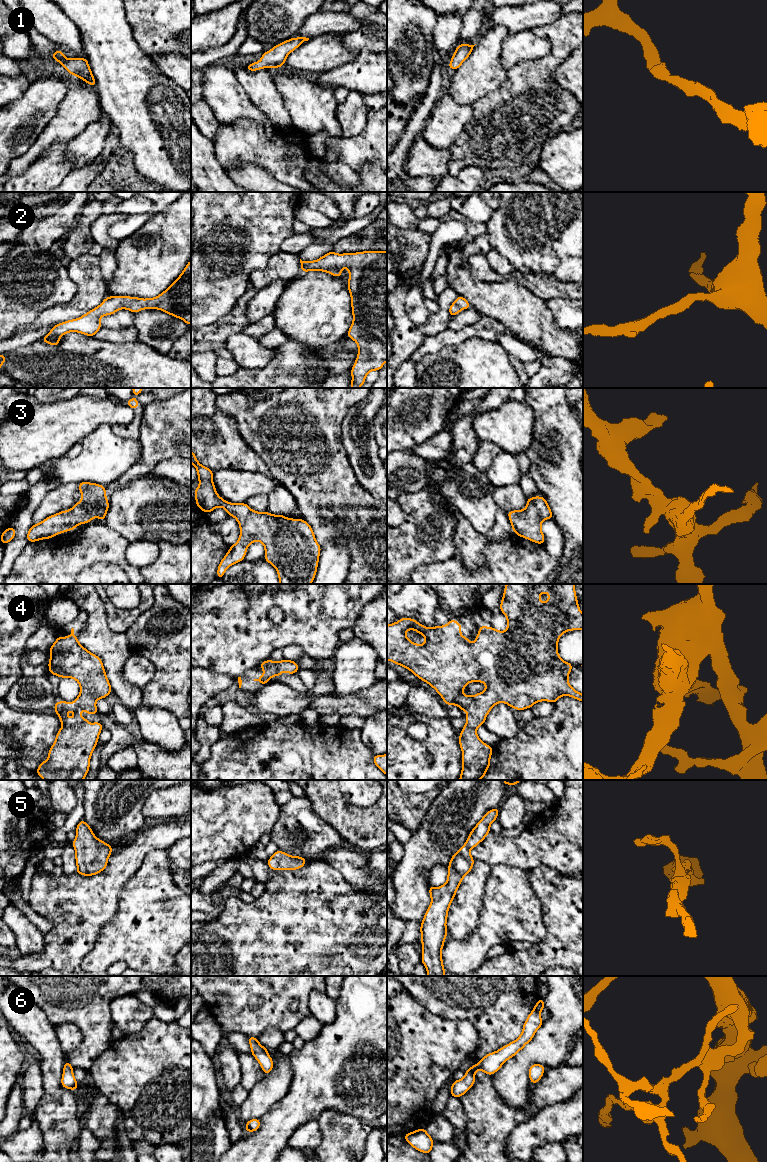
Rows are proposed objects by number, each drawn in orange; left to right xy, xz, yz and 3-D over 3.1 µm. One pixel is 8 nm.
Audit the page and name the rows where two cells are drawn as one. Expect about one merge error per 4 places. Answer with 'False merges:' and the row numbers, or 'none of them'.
False merges: none of them

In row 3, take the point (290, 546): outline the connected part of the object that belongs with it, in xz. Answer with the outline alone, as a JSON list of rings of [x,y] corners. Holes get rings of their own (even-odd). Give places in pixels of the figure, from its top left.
[[[192,450],[191,463],[199,480],[199,487],[194,489],[195,504],[206,514],[223,507],[240,526],[240,537],[221,560],[217,577],[222,579],[231,565],[244,560],[248,546],[260,541],[265,548],[264,559],[276,568],[279,584],[311,584],[321,551],[312,527],[304,519],[256,512],[245,502],[225,501],[217,494],[213,470],[201,465]]]

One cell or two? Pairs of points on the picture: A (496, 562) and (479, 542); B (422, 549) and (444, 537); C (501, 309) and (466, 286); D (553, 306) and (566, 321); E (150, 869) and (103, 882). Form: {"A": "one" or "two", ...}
{"A": "two", "B": "one", "C": "one", "D": "one", "E": "two"}

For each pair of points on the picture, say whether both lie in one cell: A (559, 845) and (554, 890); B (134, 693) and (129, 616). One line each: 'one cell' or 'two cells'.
A: two cells
B: two cells

